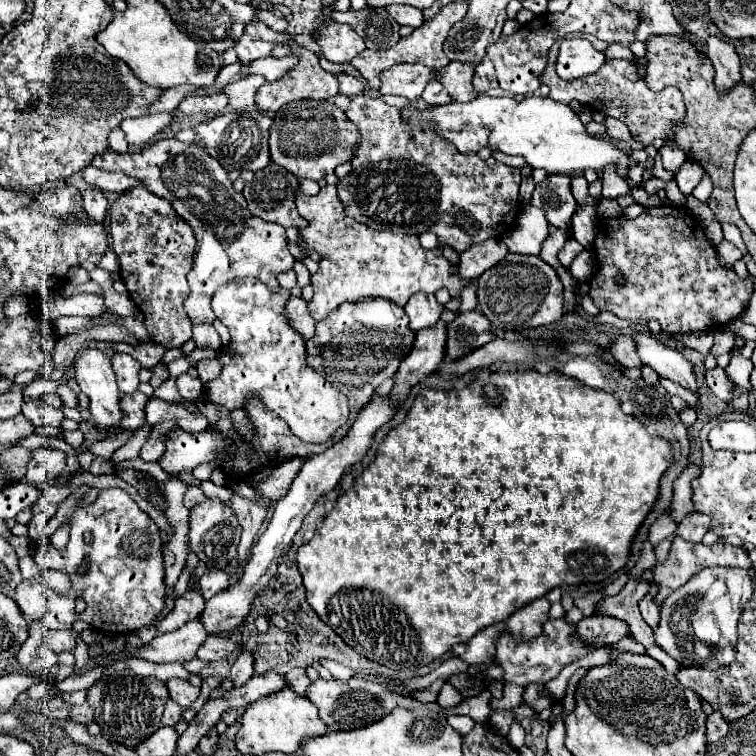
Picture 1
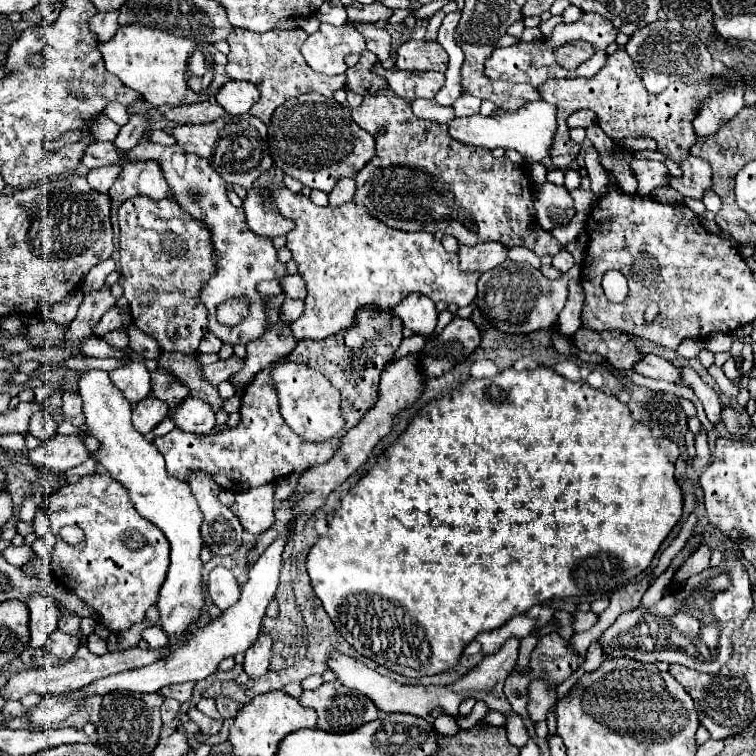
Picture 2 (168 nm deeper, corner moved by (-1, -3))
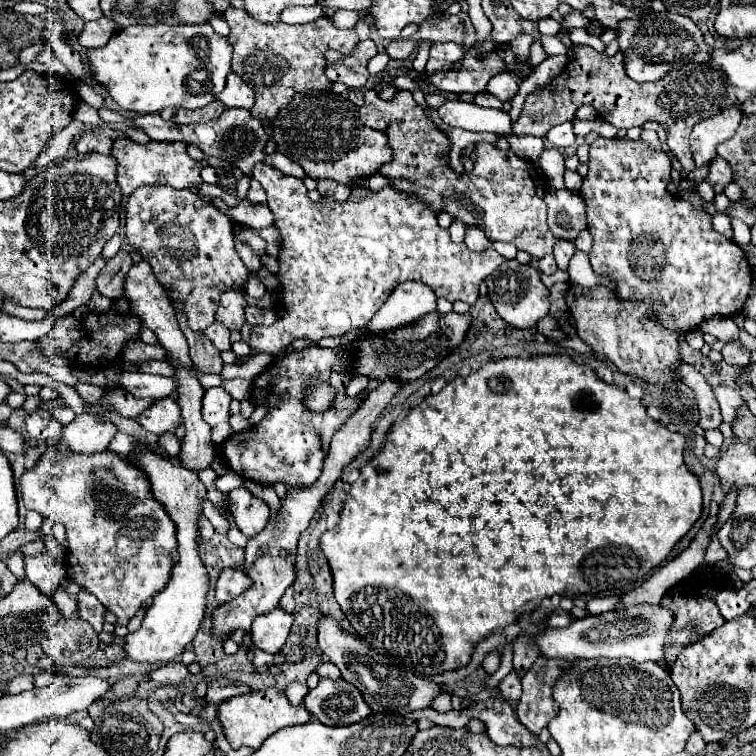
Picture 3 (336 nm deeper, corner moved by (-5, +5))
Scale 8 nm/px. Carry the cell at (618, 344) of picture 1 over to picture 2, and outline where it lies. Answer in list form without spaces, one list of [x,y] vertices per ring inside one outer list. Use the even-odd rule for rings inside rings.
[[[645,355],[637,365],[635,371],[643,377],[651,377],[651,379],[663,379],[663,381],[673,381],[677,383],[681,377],[681,369],[675,367],[671,361],[657,357],[657,355]]]

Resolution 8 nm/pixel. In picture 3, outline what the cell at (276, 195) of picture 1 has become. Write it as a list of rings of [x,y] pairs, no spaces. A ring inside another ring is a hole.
[[[217,197],[211,203],[215,203],[215,207],[219,211],[223,211],[231,221],[237,221],[241,225],[251,225],[253,229],[263,229],[263,227],[275,225],[275,215],[267,205],[259,205],[259,203],[251,203],[249,199],[243,199],[239,205],[229,207]]]

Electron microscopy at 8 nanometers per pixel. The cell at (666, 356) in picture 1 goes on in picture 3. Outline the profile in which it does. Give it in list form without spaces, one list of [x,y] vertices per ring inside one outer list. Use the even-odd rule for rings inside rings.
[[[717,385],[713,391],[715,391],[715,397],[717,397],[717,401],[719,401],[723,421],[731,423],[733,417],[737,415],[737,407],[743,403],[741,395],[737,393],[737,389],[731,389],[731,387],[727,387],[727,385]]]

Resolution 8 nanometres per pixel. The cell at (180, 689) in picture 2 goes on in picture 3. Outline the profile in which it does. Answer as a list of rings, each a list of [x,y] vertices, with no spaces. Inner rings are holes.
[[[169,663],[169,665],[153,671],[151,679],[159,681],[161,685],[179,685],[187,675],[189,675],[189,671],[183,663]]]

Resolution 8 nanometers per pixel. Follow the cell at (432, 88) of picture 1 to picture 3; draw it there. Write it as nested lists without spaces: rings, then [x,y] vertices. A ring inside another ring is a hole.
[[[479,93],[477,97],[475,97],[475,103],[477,105],[481,105],[481,107],[493,107],[493,109],[503,109],[503,103],[501,101],[497,101],[493,95],[489,95],[489,93]]]

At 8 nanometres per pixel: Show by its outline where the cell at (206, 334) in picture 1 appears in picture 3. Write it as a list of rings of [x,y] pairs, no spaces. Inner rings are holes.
[[[213,323],[209,325],[209,329],[205,329],[205,337],[219,349],[219,351],[225,351],[225,349],[231,349],[231,343],[229,343],[229,329],[225,329],[221,323]]]

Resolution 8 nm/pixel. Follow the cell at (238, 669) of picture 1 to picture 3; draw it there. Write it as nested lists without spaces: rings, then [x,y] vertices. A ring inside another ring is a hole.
[[[279,607],[273,609],[271,613],[259,615],[253,625],[251,625],[251,643],[255,649],[261,649],[265,653],[279,653],[285,645],[285,639],[289,635],[293,623],[293,615],[281,611]]]

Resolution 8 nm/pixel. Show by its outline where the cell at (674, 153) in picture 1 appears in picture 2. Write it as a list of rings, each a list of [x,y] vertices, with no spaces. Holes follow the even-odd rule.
[[[691,155],[681,163],[681,171],[683,171],[681,179],[669,175],[669,185],[677,189],[683,197],[703,199],[703,195],[711,189],[711,175],[713,175],[711,165]]]

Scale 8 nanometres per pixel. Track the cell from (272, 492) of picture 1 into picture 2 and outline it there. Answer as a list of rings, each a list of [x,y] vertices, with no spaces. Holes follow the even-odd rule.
[[[263,485],[257,489],[245,491],[245,493],[237,493],[235,515],[239,517],[245,531],[257,535],[257,533],[267,531],[273,525],[273,521],[275,521],[275,517],[273,517],[275,487],[277,485]]]

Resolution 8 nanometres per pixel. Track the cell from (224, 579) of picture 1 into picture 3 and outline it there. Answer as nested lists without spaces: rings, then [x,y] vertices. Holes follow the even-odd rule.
[[[225,567],[217,579],[215,597],[219,603],[227,603],[233,597],[237,597],[239,593],[243,593],[247,587],[249,587],[249,579],[245,577],[245,573],[241,569]]]

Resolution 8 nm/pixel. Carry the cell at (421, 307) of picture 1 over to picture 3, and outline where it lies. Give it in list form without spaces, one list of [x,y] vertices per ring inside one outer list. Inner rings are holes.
[[[405,281],[401,285],[397,285],[397,289],[389,295],[389,299],[383,303],[383,307],[377,311],[377,315],[361,329],[355,329],[355,331],[349,331],[345,333],[343,337],[327,337],[327,339],[321,339],[319,345],[321,347],[345,347],[353,341],[357,341],[359,337],[365,337],[365,333],[387,333],[387,331],[393,331],[393,329],[403,329],[403,327],[409,327],[413,325],[415,321],[419,321],[421,317],[433,313],[437,309],[437,297],[433,293],[433,289],[429,289],[429,285],[423,285],[423,283],[417,283],[417,281]]]

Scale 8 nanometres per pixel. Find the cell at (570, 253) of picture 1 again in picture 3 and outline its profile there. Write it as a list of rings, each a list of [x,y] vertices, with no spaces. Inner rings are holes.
[[[559,241],[553,249],[553,255],[555,255],[555,261],[557,261],[557,267],[559,269],[567,269],[569,265],[569,259],[573,257],[575,253],[575,245],[569,243],[569,241]]]

